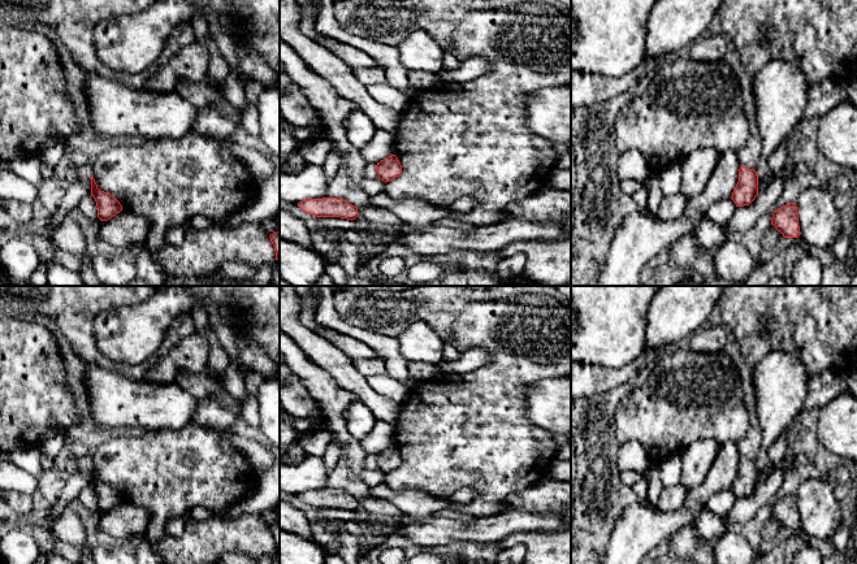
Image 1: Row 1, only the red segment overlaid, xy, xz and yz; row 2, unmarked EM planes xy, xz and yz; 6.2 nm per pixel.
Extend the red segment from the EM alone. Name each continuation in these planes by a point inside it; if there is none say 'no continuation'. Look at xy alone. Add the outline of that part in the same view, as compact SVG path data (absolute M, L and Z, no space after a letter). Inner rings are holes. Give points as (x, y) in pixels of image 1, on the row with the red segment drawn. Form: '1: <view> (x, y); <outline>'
no continuation

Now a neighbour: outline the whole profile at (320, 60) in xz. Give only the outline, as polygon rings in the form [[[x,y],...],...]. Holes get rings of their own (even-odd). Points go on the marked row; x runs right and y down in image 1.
[[[280,0],[280,38],[312,71],[329,81],[341,96],[352,100],[376,129],[395,134],[401,112],[376,101],[343,60],[300,30],[300,19],[302,12],[295,0]]]

